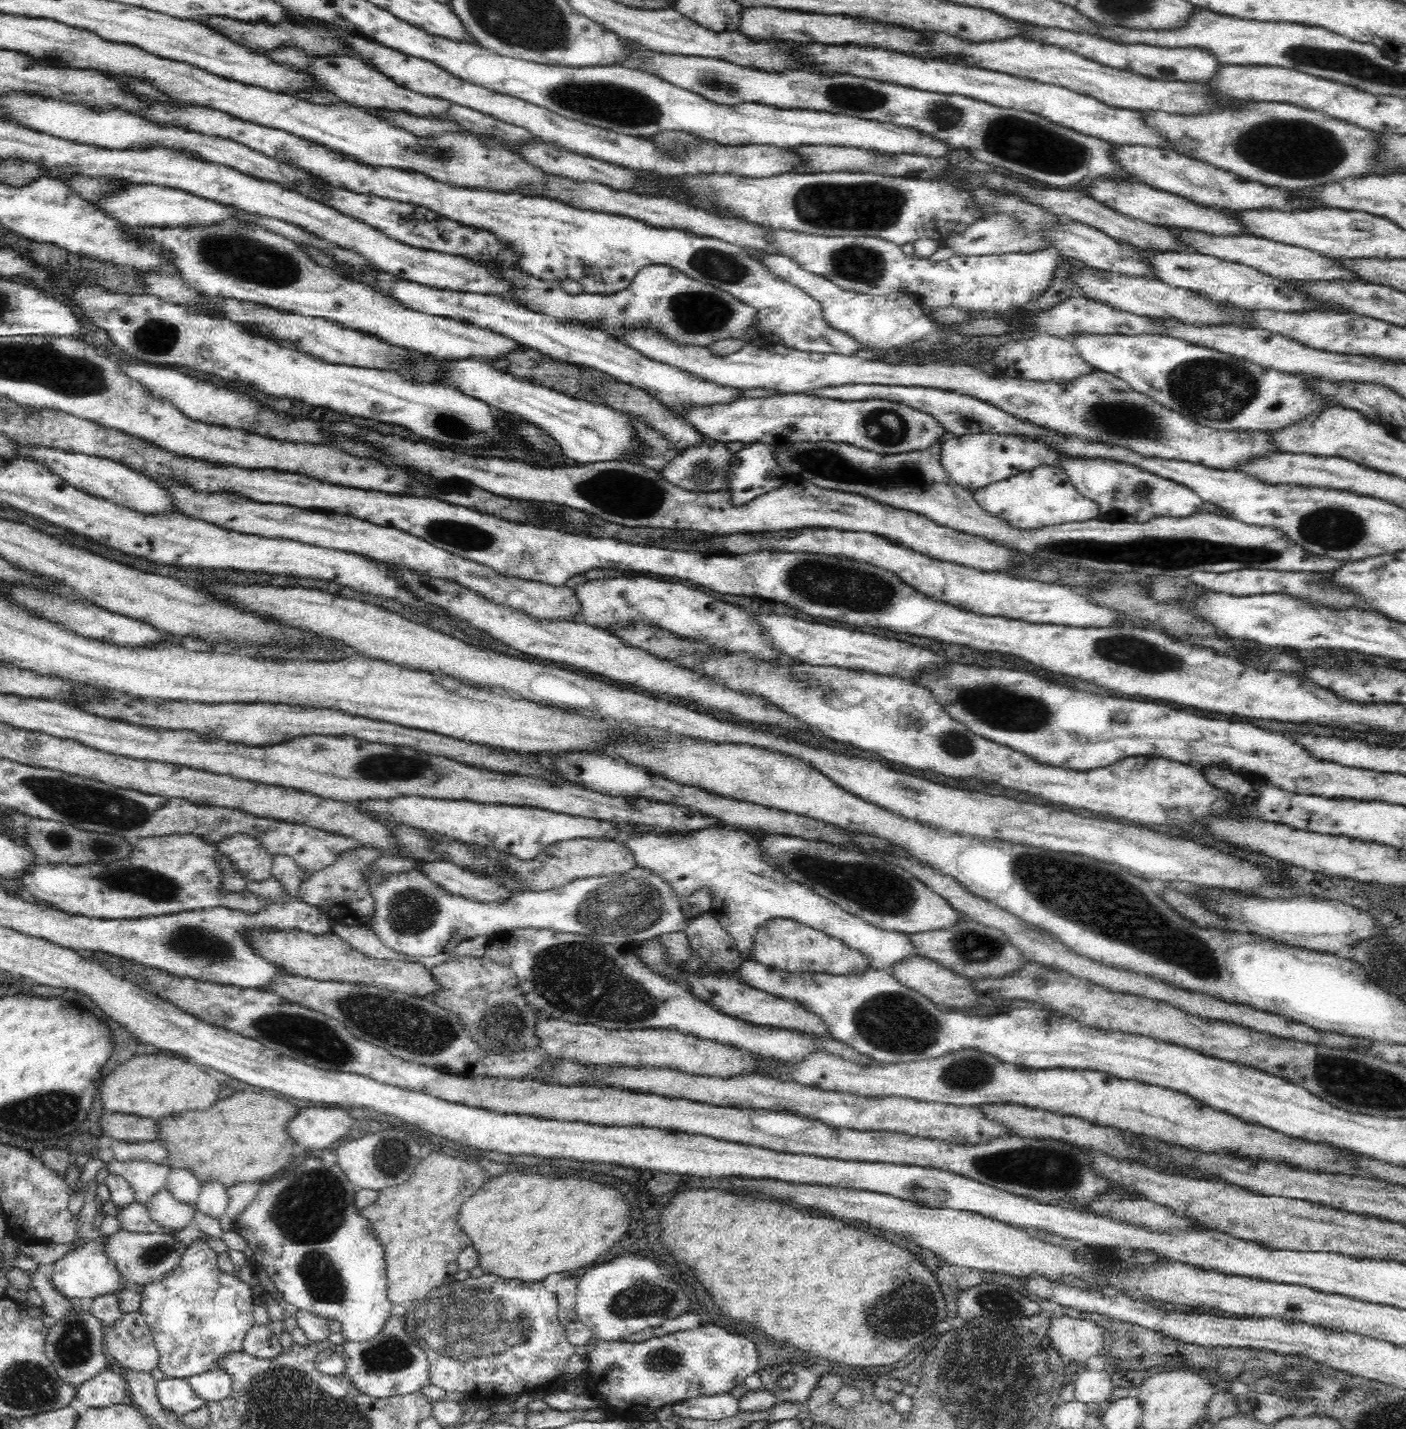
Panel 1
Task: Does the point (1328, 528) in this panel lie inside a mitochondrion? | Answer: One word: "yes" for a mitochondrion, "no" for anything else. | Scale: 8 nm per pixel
yes

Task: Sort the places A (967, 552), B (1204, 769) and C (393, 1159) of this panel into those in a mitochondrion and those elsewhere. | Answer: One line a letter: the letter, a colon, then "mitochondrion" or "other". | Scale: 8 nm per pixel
A: other
B: other
C: mitochondrion

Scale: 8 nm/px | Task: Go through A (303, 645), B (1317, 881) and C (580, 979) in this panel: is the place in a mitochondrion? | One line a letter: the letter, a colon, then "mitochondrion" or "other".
A: other
B: other
C: mitochondrion

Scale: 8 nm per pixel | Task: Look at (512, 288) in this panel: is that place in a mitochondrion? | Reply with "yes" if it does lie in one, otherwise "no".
no

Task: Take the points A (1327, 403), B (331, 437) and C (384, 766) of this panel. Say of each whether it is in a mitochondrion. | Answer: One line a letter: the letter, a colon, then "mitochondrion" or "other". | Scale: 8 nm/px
A: other
B: other
C: mitochondrion

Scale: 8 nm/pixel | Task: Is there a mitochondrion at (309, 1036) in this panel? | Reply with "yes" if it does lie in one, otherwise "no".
yes

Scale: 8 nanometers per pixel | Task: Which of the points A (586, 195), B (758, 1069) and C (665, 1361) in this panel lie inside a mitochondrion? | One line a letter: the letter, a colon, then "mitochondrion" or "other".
A: other
B: other
C: mitochondrion

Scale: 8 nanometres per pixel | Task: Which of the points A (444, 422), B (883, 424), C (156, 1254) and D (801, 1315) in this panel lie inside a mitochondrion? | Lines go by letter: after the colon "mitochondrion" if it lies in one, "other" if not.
A: mitochondrion
B: mitochondrion
C: mitochondrion
D: other

